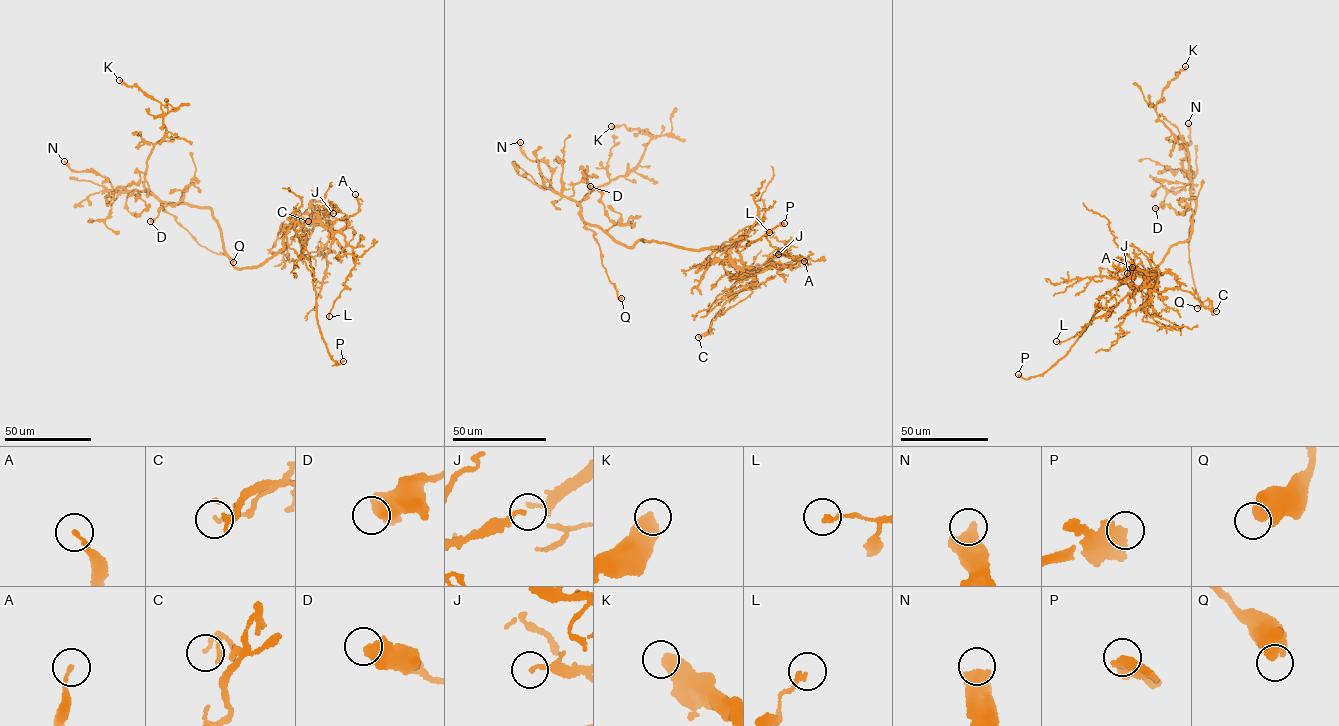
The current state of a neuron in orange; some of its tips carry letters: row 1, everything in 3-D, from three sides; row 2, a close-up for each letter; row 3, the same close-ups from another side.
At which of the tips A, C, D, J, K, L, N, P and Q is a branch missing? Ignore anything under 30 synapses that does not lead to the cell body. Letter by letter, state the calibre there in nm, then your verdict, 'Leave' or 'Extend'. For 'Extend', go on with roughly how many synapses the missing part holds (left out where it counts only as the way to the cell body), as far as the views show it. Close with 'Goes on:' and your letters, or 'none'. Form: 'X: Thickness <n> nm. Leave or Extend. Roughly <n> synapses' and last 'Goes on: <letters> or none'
A: Thickness 160 nm. Leave
C: Thickness 160 nm. Leave
D: Thickness 700 nm. Leave
J: Thickness 100 nm. Leave
K: Thickness 600 nm. Leave
L: Thickness 170 nm. Leave
N: Thickness 600 nm. Leave
P: Thickness 500 nm. Extend
Q: Thickness 550 nm. Leave
Goes on: P

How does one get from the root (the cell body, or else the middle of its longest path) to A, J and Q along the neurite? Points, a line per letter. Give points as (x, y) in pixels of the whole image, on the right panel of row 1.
A: (1164, 259), (1133, 294), (1132, 279), (1141, 273), (1149, 278), (1135, 291), (1122, 283), (1132, 267)
J: (1164, 259), (1133, 294), (1132, 279), (1141, 273), (1149, 278), (1144, 281), (1147, 274), (1139, 270), (1127, 273)
Q: (1164, 259), (1172, 246), (1190, 237), (1195, 213), (1188, 242), (1201, 303), (1197, 308)

